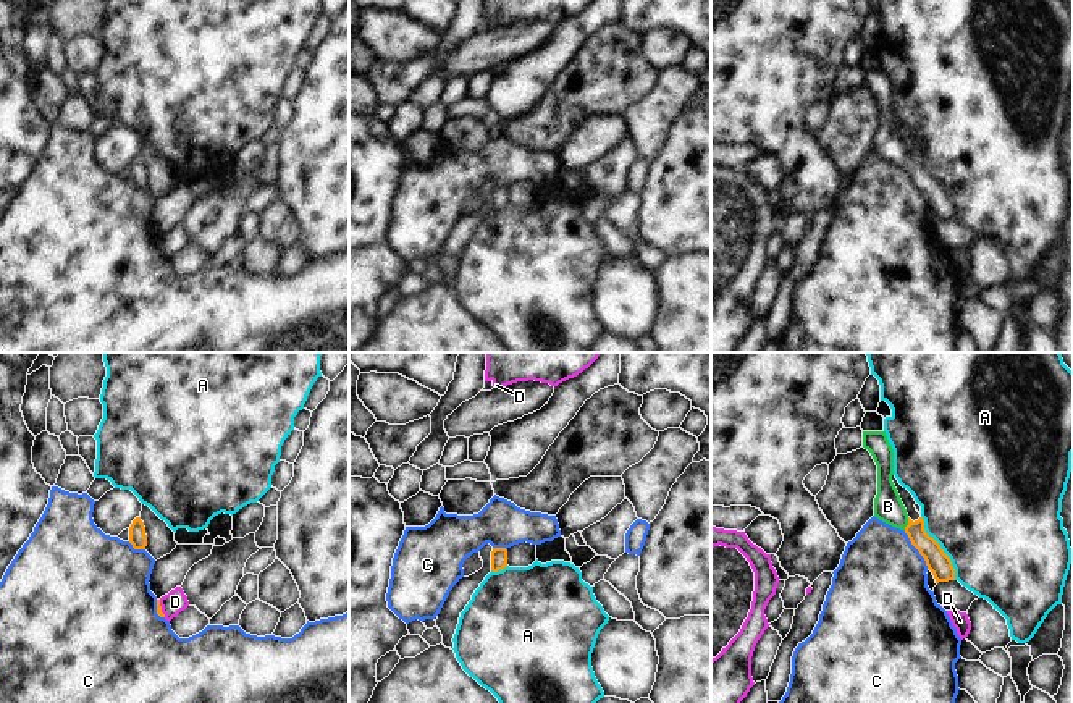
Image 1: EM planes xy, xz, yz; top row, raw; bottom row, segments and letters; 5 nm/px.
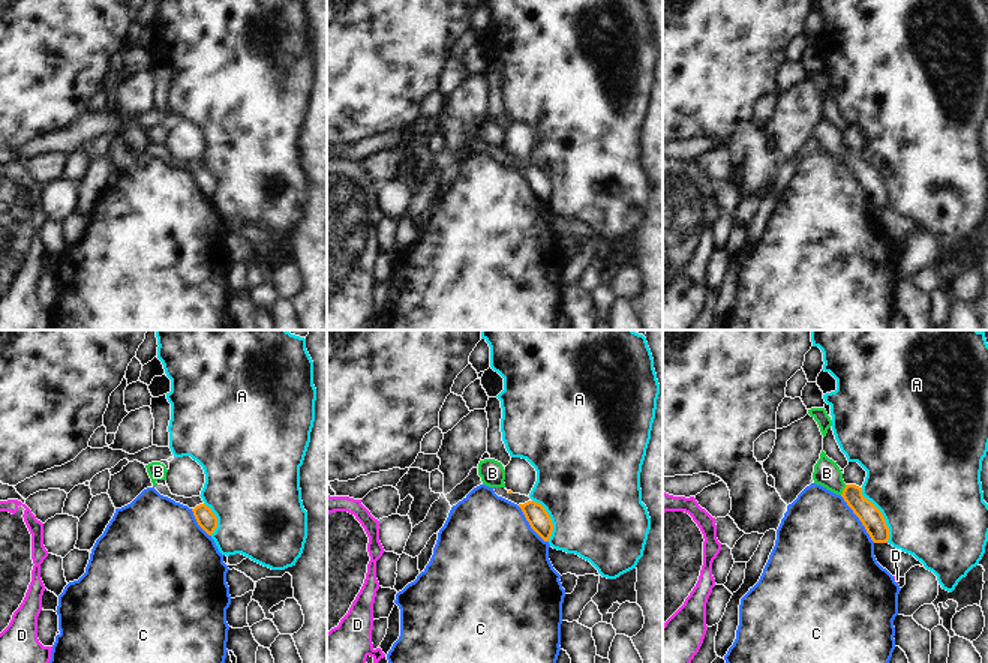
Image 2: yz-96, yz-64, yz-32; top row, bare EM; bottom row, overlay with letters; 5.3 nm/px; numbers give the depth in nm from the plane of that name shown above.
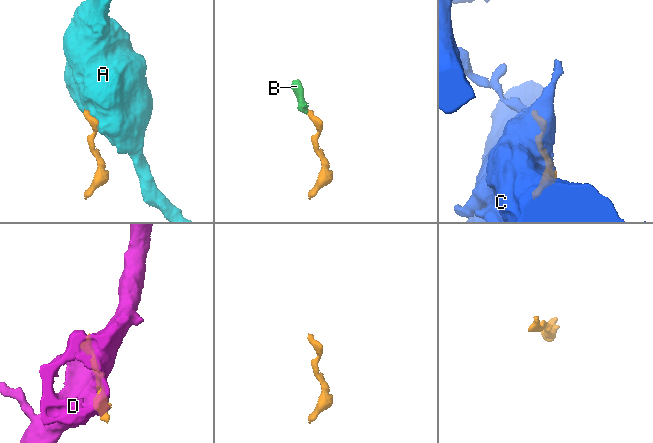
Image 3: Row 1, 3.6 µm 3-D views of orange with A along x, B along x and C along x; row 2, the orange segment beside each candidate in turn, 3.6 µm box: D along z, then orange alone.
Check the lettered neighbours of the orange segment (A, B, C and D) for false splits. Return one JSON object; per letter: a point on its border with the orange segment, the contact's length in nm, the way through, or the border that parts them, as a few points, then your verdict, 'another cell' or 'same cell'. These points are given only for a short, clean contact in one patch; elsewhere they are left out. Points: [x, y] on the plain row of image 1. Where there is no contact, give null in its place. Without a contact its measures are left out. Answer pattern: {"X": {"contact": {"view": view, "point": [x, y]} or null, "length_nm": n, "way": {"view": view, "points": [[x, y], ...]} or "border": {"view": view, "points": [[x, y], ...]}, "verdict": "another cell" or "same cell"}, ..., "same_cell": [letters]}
{"A": {"contact": {"view": "yz", "point": [941, 186]}, "length_nm": 360, "border": {"view": "yz", "points": [[921, 154], [925, 168], [949, 196], [955, 217]]}, "verdict": "another cell"}, "B": {"contact": {"view": "yz", "point": [908, 162]}, "length_nm": 70, "way": {"view": "yz", "points": [[936, 197], [908, 162], [887, 144]]}, "verdict": "same cell"}, "C": {"contact": {"view": "yz", "point": [917, 186]}, "length_nm": 220, "verdict": "another cell"}, "D": {"contact": {"view": "xy", "point": [160, 246]}, "length_nm": 90, "border": {"view": "xy", "points": [[159, 238], [160, 249], [165, 254]]}, "verdict": "another cell"}, "same_cell": ["B"]}

